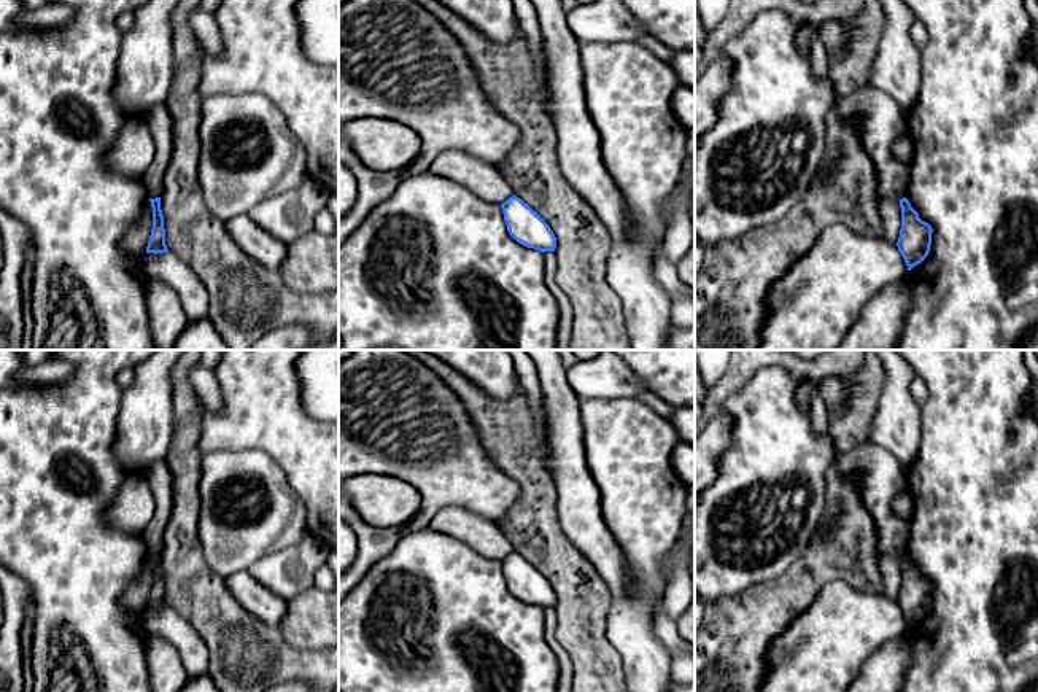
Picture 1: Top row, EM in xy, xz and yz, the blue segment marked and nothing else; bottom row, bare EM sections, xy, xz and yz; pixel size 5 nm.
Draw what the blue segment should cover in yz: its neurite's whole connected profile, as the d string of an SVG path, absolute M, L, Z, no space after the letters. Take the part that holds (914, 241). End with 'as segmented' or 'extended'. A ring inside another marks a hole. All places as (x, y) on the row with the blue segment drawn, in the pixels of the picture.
M906 197L900 199L901 229L897 242L908 270L920 264L930 253L931 226L919 218Z; as segmented

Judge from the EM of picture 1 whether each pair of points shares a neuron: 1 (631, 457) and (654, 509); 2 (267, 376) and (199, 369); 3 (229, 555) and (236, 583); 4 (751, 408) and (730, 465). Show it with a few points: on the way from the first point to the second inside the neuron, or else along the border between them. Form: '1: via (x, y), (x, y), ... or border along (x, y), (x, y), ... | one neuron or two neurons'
1: via (633, 470), (641, 497) | one neuron
2: border along (212, 373), (218, 384), (218, 409) | two neurons
3: border along (248, 570), (239, 570), (224, 578) | two neurons
4: via (751, 422), (751, 444), (744, 450) | one neuron

